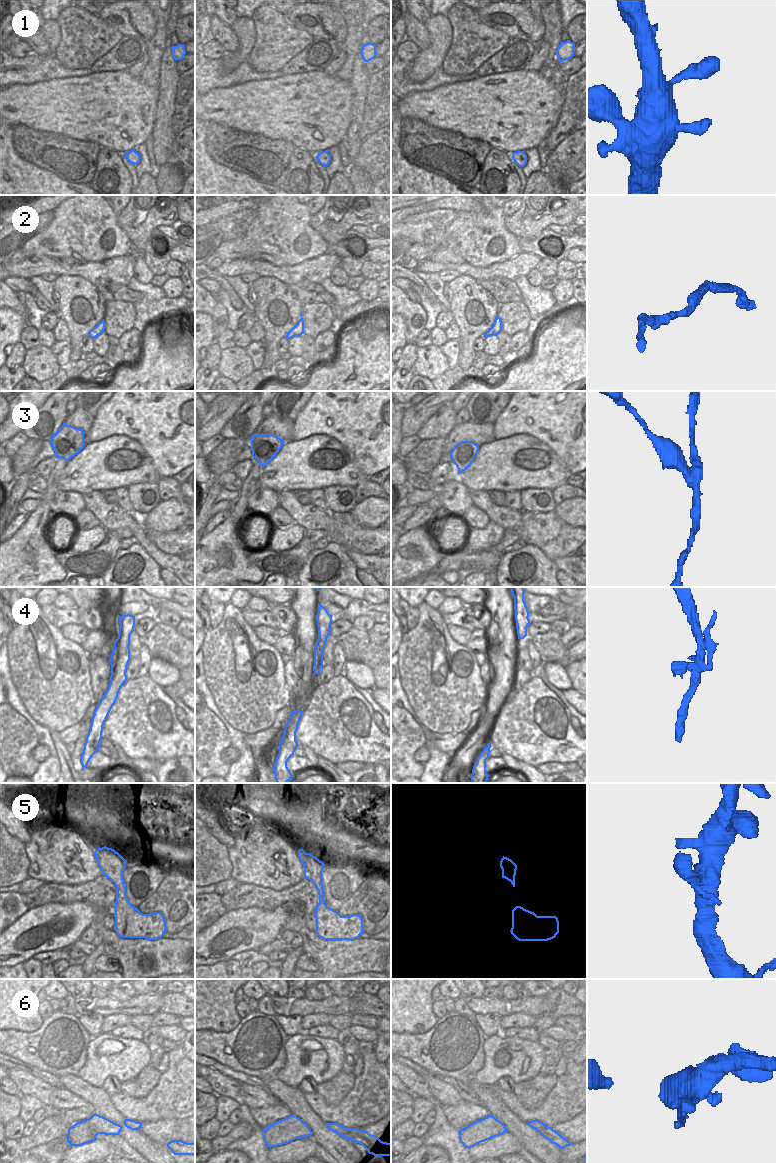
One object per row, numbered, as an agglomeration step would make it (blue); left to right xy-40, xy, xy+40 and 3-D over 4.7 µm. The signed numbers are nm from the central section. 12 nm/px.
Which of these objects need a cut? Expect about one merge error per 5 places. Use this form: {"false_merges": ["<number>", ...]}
{"false_merges": ["3", "4", "6"]}

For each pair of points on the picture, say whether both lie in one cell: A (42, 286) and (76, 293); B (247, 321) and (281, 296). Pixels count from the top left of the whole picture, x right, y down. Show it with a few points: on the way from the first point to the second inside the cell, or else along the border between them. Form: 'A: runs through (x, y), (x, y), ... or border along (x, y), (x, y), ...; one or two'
A: border along (52, 282), (54, 289); two
B: border along (253, 315), (257, 319); two

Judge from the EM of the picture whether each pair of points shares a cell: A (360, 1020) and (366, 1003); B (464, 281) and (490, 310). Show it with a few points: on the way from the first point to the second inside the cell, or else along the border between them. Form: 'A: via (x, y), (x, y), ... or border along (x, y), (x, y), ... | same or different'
A: border along (351, 1014), (372, 1014), (378, 1018) | different
B: via (471, 286), (473, 291), (484, 302) | same

